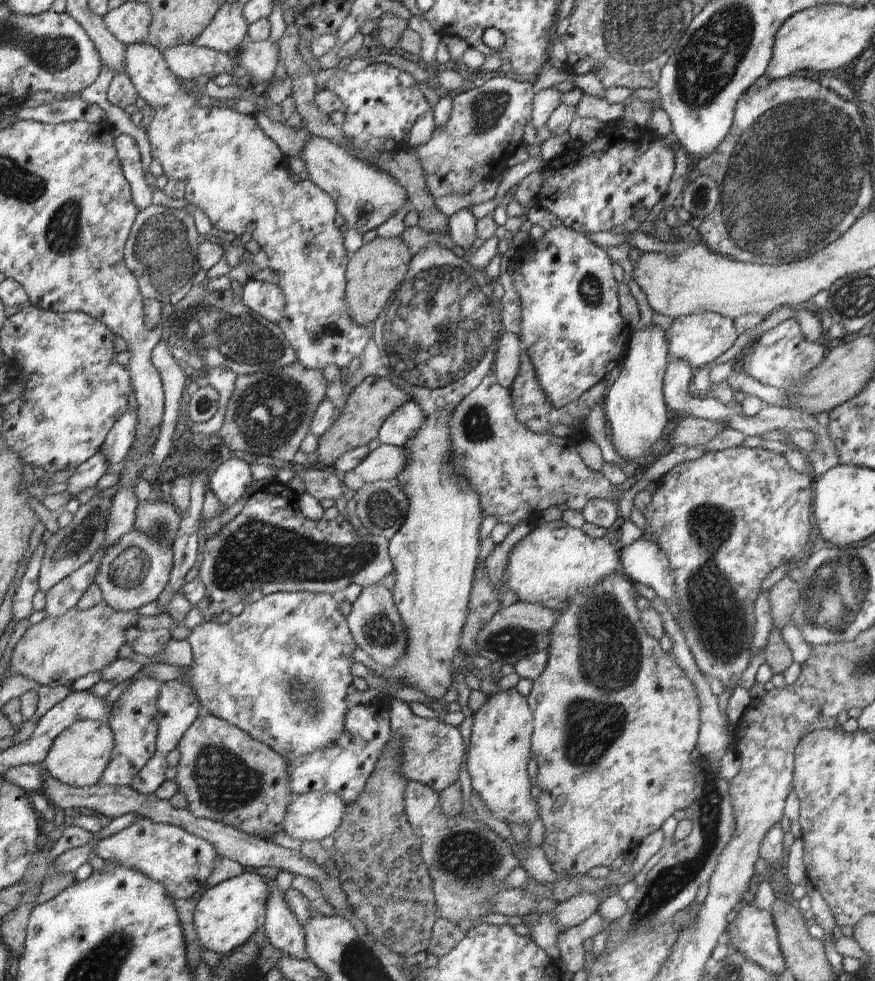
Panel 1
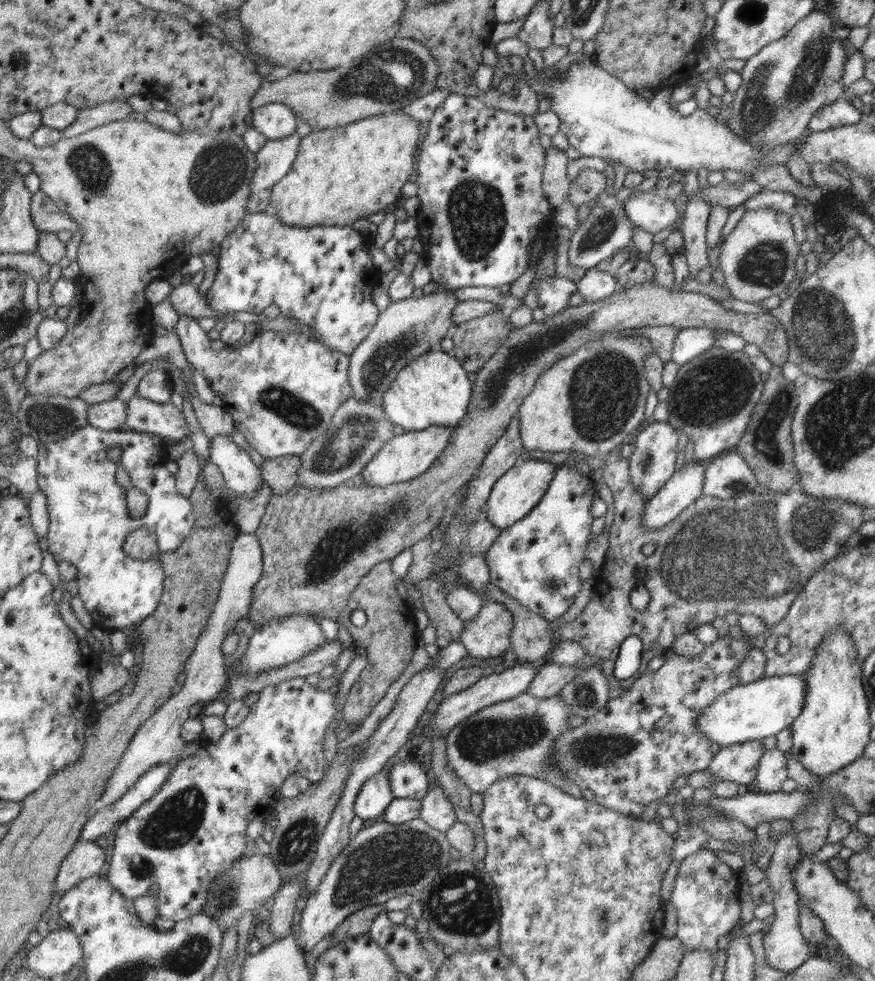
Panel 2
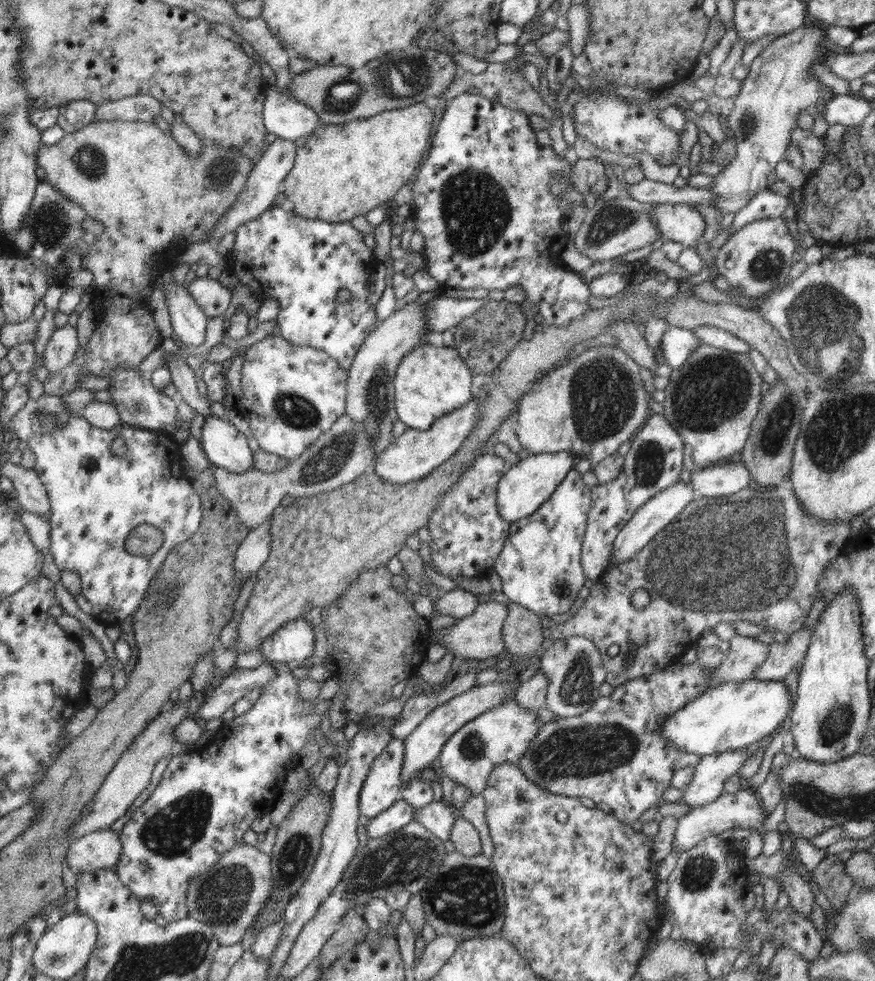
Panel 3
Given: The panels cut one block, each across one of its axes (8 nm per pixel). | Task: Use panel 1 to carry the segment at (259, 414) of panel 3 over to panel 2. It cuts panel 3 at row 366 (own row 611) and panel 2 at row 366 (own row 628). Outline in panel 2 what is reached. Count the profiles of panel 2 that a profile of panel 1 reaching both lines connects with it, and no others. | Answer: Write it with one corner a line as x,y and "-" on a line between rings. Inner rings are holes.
180,314
176,323
183,354
196,371
204,373
204,378
212,387
216,398
214,405
221,406
232,416
236,430
255,448
262,458
278,458
286,455
301,455
308,445
318,436
323,435
333,421
336,409
354,396
348,378
350,357
330,350
320,341
312,341
306,335
278,331
258,331
250,344
230,351
228,346
222,350
212,350
211,340
200,327
198,317

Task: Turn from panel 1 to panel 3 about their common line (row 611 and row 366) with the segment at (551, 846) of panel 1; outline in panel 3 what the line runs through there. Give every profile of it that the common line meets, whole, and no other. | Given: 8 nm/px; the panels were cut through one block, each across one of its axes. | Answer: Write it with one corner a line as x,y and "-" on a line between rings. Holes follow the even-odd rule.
600,345
585,350
575,359
552,368
522,395
514,431
522,448
530,454
569,452
584,454
595,467
604,458
618,453
620,444
631,440
650,416
640,366
614,345

